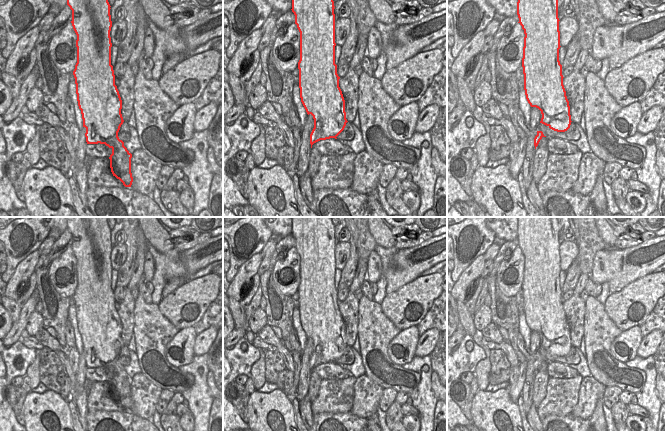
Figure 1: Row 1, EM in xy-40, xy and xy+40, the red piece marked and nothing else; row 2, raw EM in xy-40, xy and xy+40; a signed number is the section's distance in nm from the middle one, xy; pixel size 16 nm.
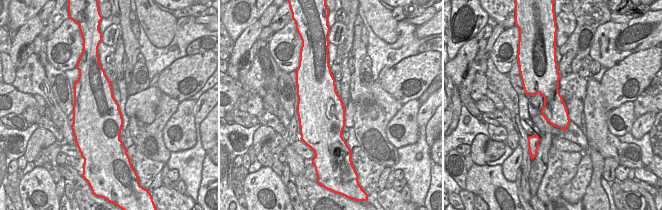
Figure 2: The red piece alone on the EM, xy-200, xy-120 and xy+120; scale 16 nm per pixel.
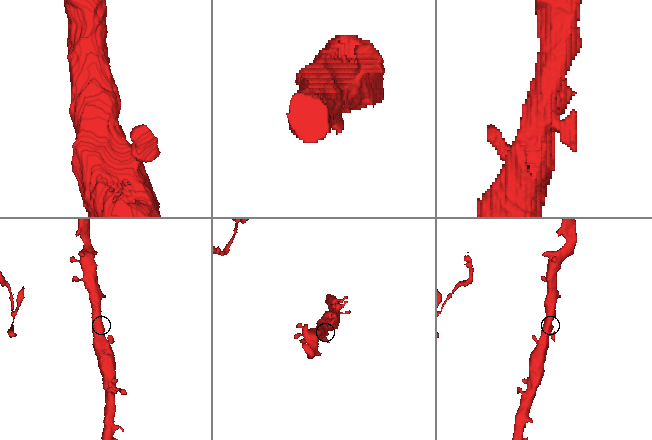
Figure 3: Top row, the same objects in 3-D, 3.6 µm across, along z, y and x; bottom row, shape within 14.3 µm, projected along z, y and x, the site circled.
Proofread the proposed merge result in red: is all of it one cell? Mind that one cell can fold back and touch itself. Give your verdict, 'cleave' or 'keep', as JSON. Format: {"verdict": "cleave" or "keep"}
{"verdict": "keep"}

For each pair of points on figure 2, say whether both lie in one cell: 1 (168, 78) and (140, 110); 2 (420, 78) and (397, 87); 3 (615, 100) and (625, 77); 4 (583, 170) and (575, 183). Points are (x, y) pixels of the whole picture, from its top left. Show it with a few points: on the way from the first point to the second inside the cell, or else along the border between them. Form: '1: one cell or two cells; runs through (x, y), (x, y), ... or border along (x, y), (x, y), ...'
1: two cells; border along (155, 85), (162, 92)
2: one cell; runs through (414, 78), (407, 78), (403, 81)
3: one cell; runs through (615, 94), (616, 88), (621, 83)
4: one cell; runs through (583, 173), (578, 180)

